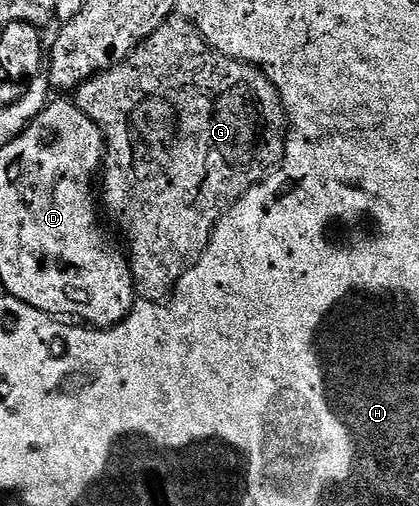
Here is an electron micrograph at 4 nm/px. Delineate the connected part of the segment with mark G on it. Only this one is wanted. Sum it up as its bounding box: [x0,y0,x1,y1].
[73,16,286,300]

